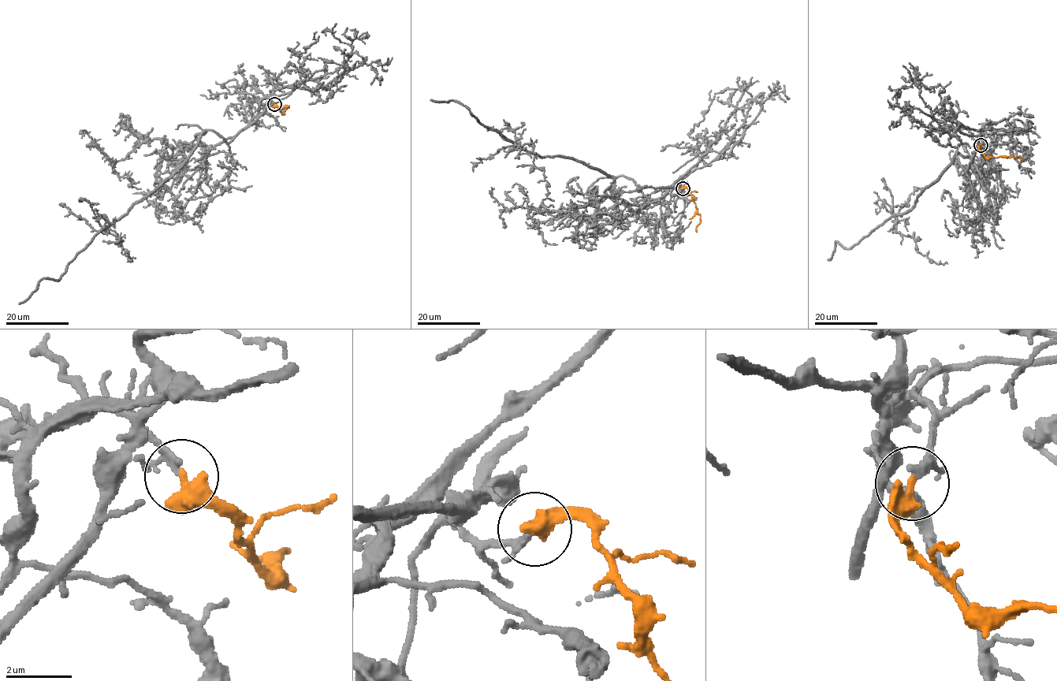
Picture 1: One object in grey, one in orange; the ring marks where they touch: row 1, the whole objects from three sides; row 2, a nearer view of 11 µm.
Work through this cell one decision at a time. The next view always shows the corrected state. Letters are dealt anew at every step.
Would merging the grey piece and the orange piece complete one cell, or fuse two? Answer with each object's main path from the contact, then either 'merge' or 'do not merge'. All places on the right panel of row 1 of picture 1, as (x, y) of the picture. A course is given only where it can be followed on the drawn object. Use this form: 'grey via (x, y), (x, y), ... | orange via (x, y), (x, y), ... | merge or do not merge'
grey via (980, 145), (980, 136), (966, 172), (957, 152), (915, 206), (849, 248), (836, 241), (828, 260) | orange via (980, 145), (979, 150), (987, 158), (1017, 157), (1023, 161) | merge

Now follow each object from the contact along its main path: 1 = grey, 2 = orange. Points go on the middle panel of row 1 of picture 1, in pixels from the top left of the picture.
1: (682, 188), (638, 187), (580, 161), (541, 158), (488, 129), (454, 101), (430, 99)
2: (682, 188), (686, 187), (692, 196), (696, 212), (700, 215), (697, 232)

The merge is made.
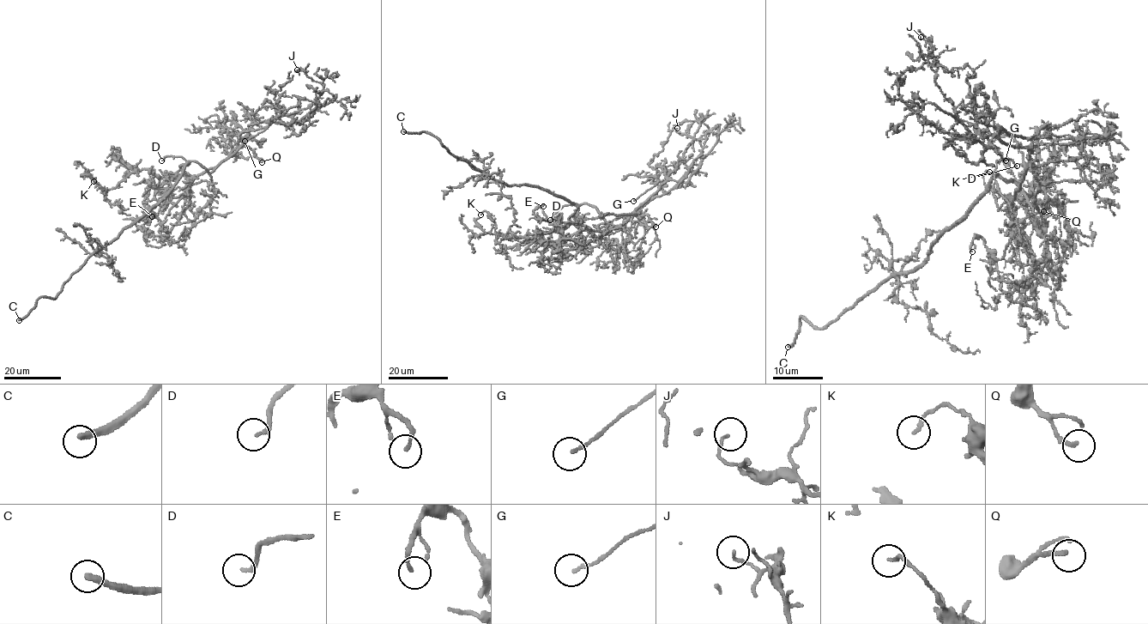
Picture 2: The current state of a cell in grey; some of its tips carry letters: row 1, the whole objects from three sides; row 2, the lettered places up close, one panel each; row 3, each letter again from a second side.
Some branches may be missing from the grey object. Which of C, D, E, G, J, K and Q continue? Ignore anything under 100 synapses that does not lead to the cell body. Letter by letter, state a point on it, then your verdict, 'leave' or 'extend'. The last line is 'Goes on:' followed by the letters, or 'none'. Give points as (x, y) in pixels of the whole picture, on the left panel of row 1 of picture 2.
C: (19, 320) | extend
D: (161, 160) | extend
E: (152, 216) | leave
G: (244, 141) | leave
J: (297, 69) | leave
K: (93, 181) | leave
Q: (262, 162) | leave
Goes on: C, D

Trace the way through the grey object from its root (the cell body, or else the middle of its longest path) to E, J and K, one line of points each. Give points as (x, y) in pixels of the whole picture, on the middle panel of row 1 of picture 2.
E: (577, 204), (570, 221), (583, 240), (583, 249), (564, 239), (560, 225), (534, 213), (543, 206)
J: (577, 204), (593, 205), (601, 214), (635, 214), (687, 183), (706, 139), (677, 128)
K: (577, 204), (570, 221), (579, 229), (554, 247), (541, 236), (498, 235), (490, 215), (484, 211), (480, 215)

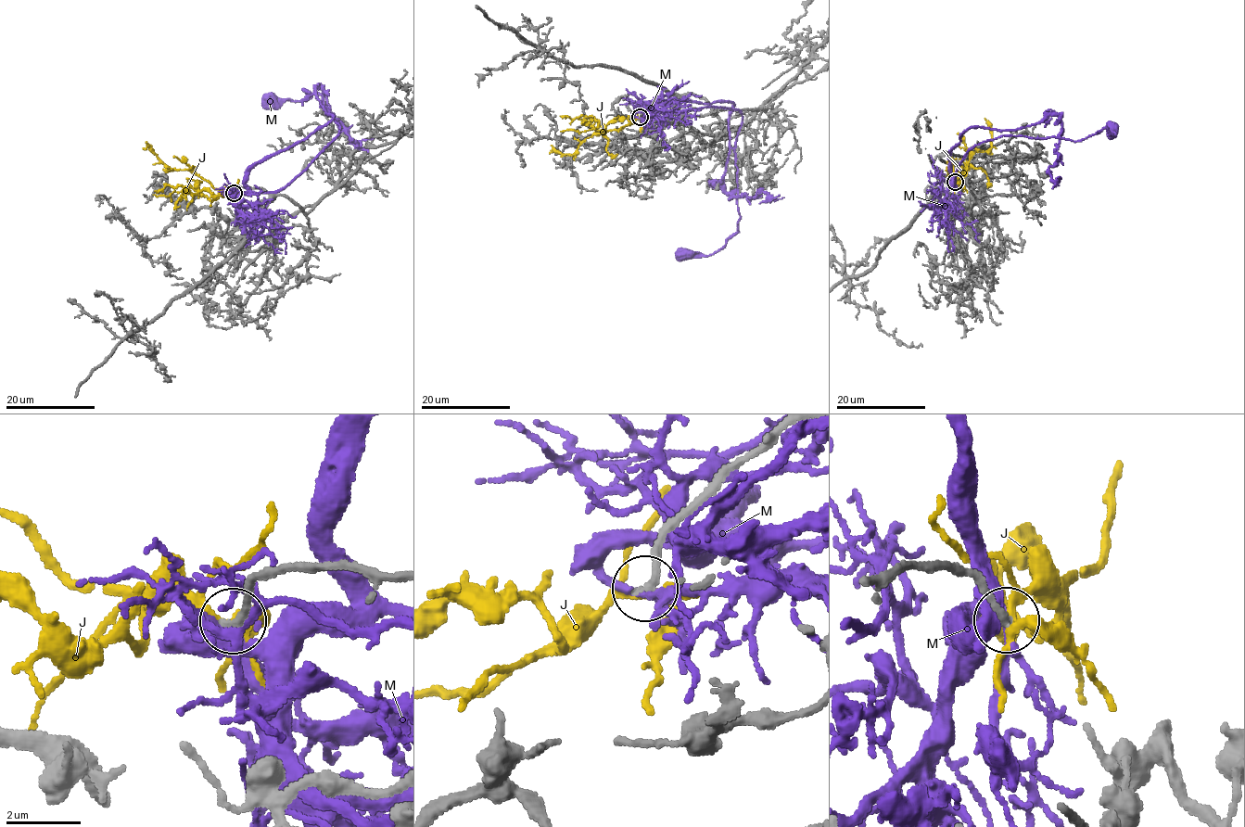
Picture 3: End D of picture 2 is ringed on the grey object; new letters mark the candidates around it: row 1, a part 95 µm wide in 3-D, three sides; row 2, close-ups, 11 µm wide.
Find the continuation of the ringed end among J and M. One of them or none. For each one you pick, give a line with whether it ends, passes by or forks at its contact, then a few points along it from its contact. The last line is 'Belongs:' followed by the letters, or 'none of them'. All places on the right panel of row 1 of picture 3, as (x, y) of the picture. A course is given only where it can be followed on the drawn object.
J: it forks there; it runs (955, 182), (964, 176), (973, 151), (984, 151), (992, 145), (991, 124), (984, 118)
Belongs: J

